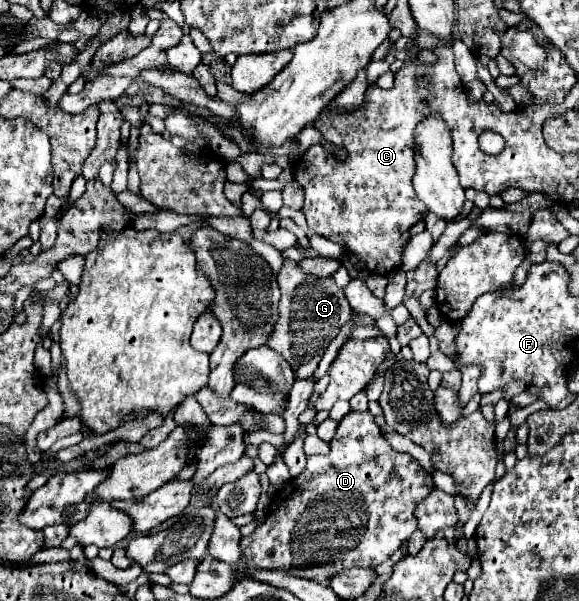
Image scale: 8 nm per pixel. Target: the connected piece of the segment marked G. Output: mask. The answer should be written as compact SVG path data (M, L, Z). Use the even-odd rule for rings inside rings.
M284 260L278 274L278 286L282 292L278 302L280 318L268 336L268 348L276 350L292 366L292 370L296 370L296 380L306 380L314 374L340 326L354 316L354 310L348 306L342 290L332 280L324 282L324 278L308 276L292 260Z

